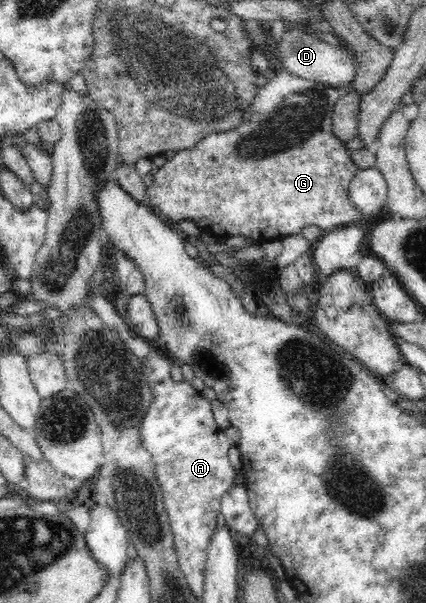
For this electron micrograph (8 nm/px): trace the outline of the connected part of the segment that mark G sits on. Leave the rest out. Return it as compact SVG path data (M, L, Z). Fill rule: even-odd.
M284 67L280 73L270 74L266 85L258 90L253 102L246 109L246 115L244 115L241 123L238 123L236 127L230 128L229 130L206 134L194 144L194 147L186 148L184 151L178 151L172 159L167 160L162 167L158 168L158 172L153 177L153 183L147 187L146 198L150 201L151 207L168 222L192 220L215 237L242 236L251 239L252 242L256 242L258 245L262 242L281 240L287 235L300 234L302 229L309 225L317 225L325 233L327 230L352 225L352 223L359 223L364 215L349 201L350 181L354 179L354 175L358 173L359 169L354 164L354 160L350 158L346 143L342 142L342 139L334 134L333 128L331 127L334 106L342 94L343 90L326 86L325 83L318 81L296 77L288 73Z

